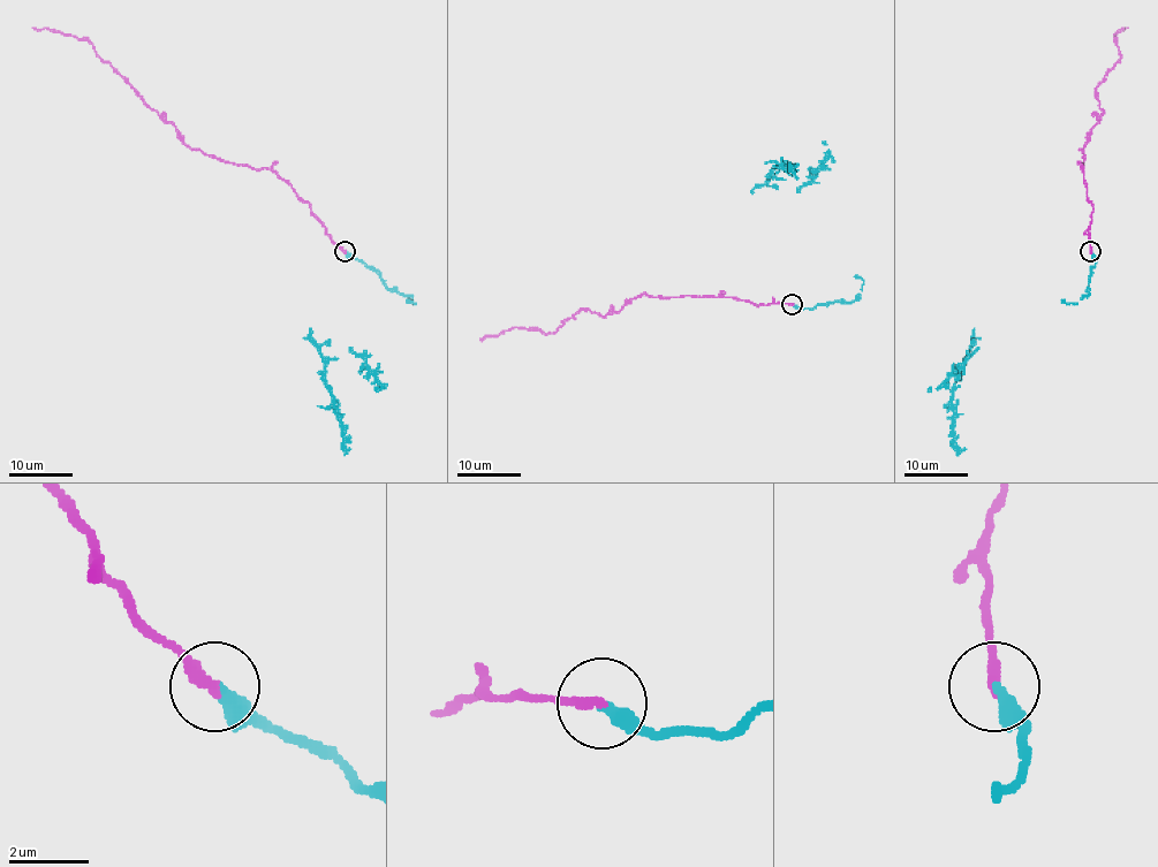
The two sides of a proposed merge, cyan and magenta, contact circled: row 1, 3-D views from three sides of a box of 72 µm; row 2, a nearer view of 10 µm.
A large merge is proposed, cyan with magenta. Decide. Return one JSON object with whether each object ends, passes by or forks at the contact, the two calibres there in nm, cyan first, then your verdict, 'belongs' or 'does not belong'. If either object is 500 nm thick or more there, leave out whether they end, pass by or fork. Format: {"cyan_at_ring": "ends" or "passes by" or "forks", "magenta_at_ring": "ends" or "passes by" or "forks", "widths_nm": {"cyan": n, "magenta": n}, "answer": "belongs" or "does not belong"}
{"cyan_at_ring": "ends", "magenta_at_ring": "ends", "widths_nm": {"cyan": 340, "magenta": 300}, "answer": "belongs"}

